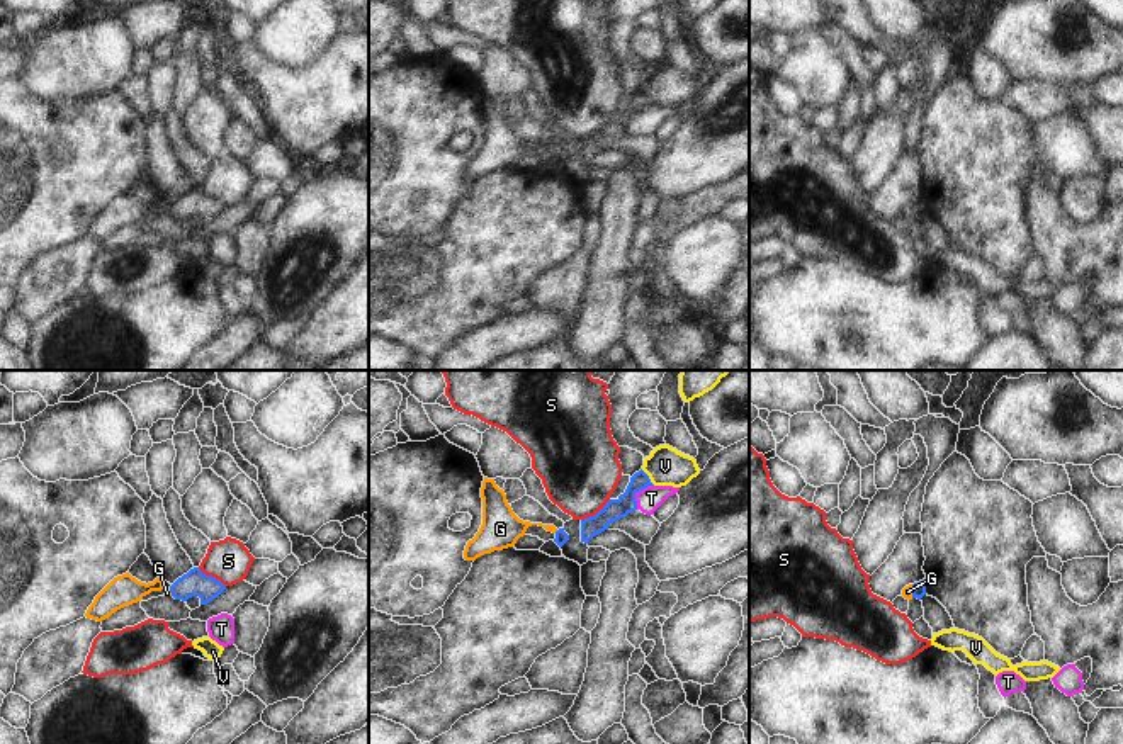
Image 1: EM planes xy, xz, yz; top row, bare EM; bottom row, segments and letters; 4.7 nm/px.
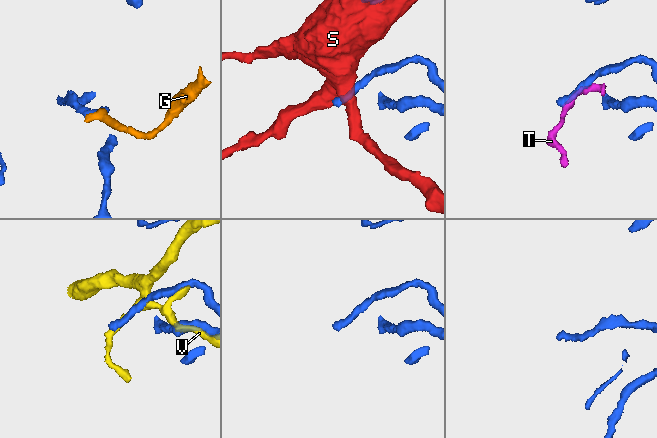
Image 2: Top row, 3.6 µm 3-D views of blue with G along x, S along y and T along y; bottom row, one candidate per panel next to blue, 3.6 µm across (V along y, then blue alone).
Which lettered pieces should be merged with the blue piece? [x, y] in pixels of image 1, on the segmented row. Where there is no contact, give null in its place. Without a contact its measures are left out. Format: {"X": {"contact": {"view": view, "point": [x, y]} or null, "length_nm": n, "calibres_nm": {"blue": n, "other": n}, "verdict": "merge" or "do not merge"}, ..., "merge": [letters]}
{"G": {"contact": {"view": "yz", "point": [913, 591]}, "length_nm": 60, "calibres_nm": {"blue": 60, "other": 50}, "verdict": "merge"}, "S": {"contact": {"view": "xz", "point": [597, 513]}, "length_nm": 170, "calibres_nm": {"blue": 100, "other": 380}, "verdict": "do not merge"}, "T": {"contact": {"view": "xz", "point": [637, 491]}, "length_nm": 150, "calibres_nm": {"blue": 100, "other": 110}, "verdict": "do not merge"}, "V": {"contact": {"view": "xz", "point": [648, 478]}, "length_nm": 100, "calibres_nm": {"blue": 100, "other": 180}, "verdict": "do not merge"}, "merge": ["G"]}

